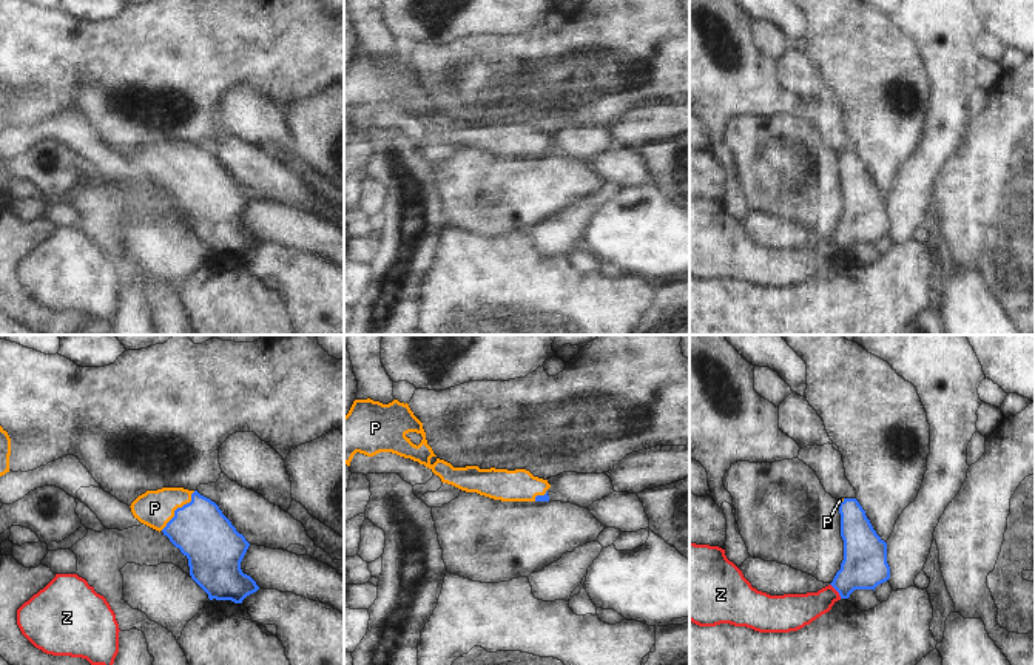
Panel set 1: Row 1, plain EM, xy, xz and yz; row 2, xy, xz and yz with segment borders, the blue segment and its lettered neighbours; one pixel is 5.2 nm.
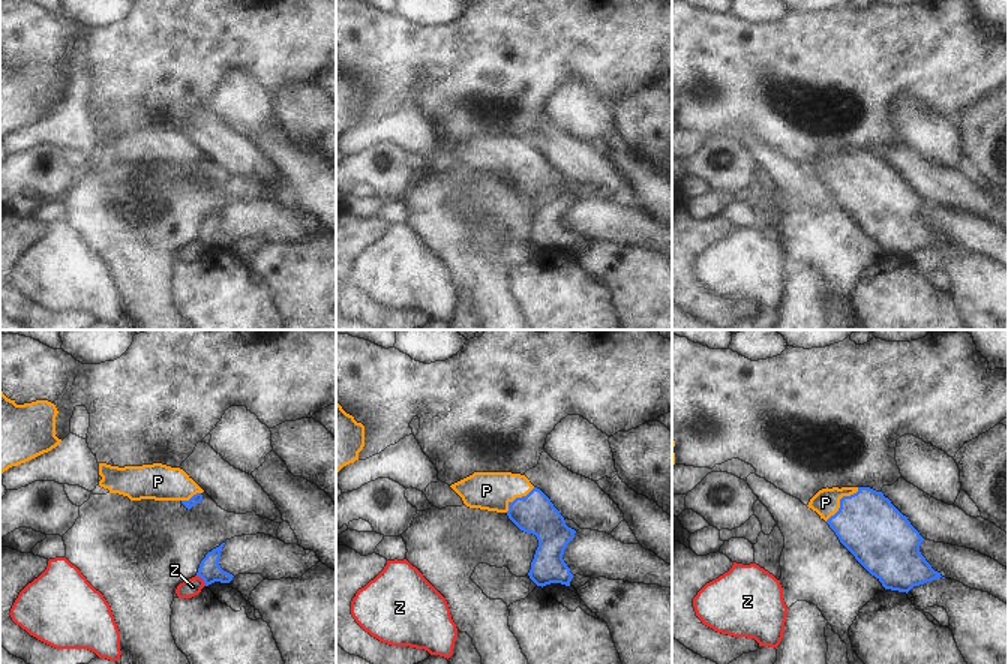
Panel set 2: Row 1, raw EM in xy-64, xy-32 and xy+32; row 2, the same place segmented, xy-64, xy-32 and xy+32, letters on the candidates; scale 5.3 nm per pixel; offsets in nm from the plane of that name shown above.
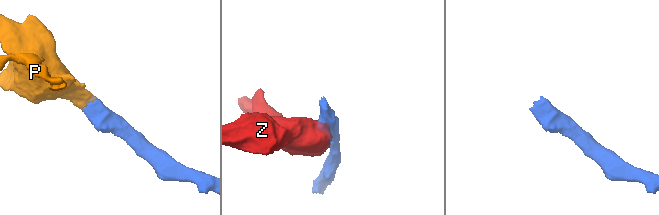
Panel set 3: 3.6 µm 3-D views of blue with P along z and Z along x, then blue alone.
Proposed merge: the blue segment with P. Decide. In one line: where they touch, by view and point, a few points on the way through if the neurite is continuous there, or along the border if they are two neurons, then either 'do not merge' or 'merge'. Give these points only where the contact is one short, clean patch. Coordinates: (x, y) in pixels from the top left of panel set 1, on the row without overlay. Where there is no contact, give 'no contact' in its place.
contact xy (178, 162); way xy (201, 185), (178, 162), (155, 162); merge

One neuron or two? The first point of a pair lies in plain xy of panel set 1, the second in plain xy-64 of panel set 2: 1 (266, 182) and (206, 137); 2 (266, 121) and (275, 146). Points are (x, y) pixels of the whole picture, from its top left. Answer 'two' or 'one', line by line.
1: one
2: two

